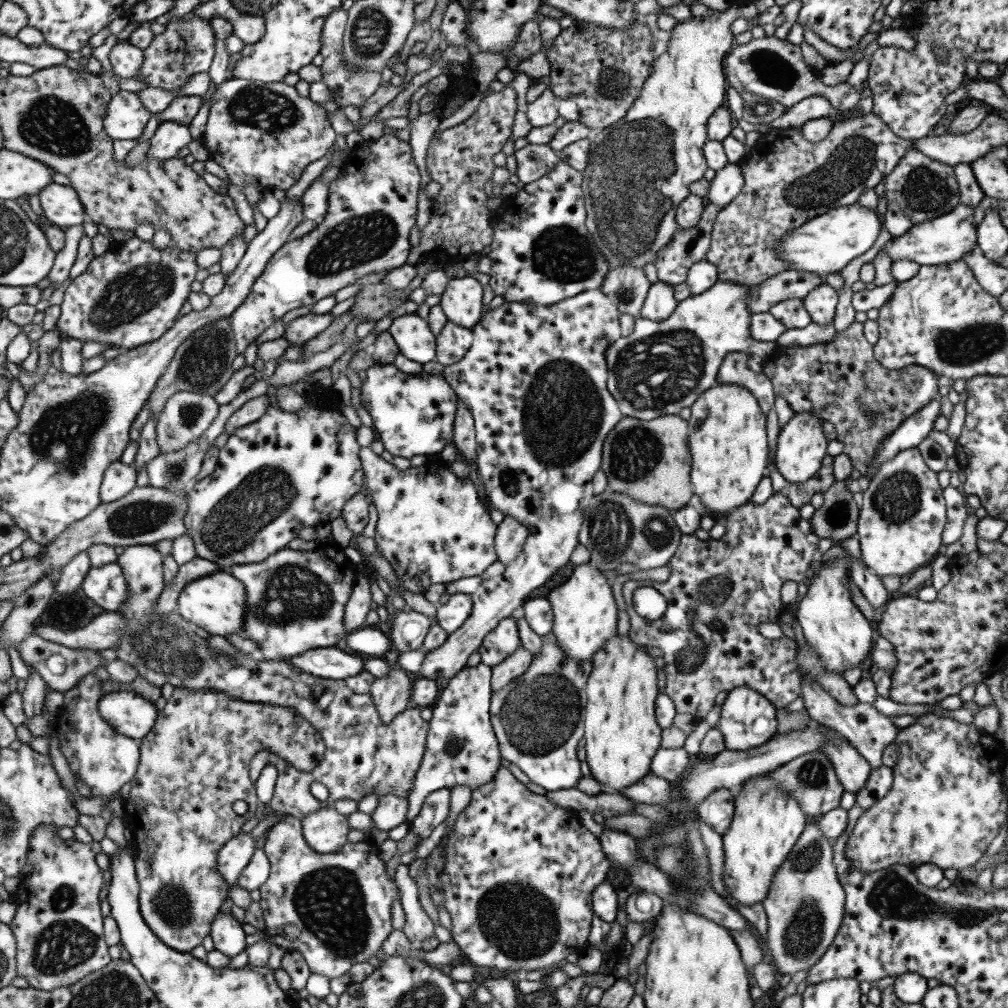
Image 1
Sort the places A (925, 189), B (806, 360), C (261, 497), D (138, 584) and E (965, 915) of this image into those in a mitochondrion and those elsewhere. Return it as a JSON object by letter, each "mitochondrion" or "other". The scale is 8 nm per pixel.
{"A":"mitochondrion","B":"other","C":"mitochondrion","D":"other","E":"mitochondrion"}

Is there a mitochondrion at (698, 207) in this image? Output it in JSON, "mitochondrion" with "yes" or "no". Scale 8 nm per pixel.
{"mitochondrion":"no"}

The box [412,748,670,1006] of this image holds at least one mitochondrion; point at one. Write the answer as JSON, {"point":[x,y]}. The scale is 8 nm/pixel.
{"point":[523,936]}

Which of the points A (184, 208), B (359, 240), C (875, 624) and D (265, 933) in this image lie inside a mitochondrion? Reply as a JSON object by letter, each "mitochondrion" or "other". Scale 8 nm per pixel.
{"A":"other","B":"mitochondrion","C":"other","D":"other"}

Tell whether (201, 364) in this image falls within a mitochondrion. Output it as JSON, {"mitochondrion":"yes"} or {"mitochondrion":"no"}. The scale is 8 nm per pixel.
{"mitochondrion":"yes"}

